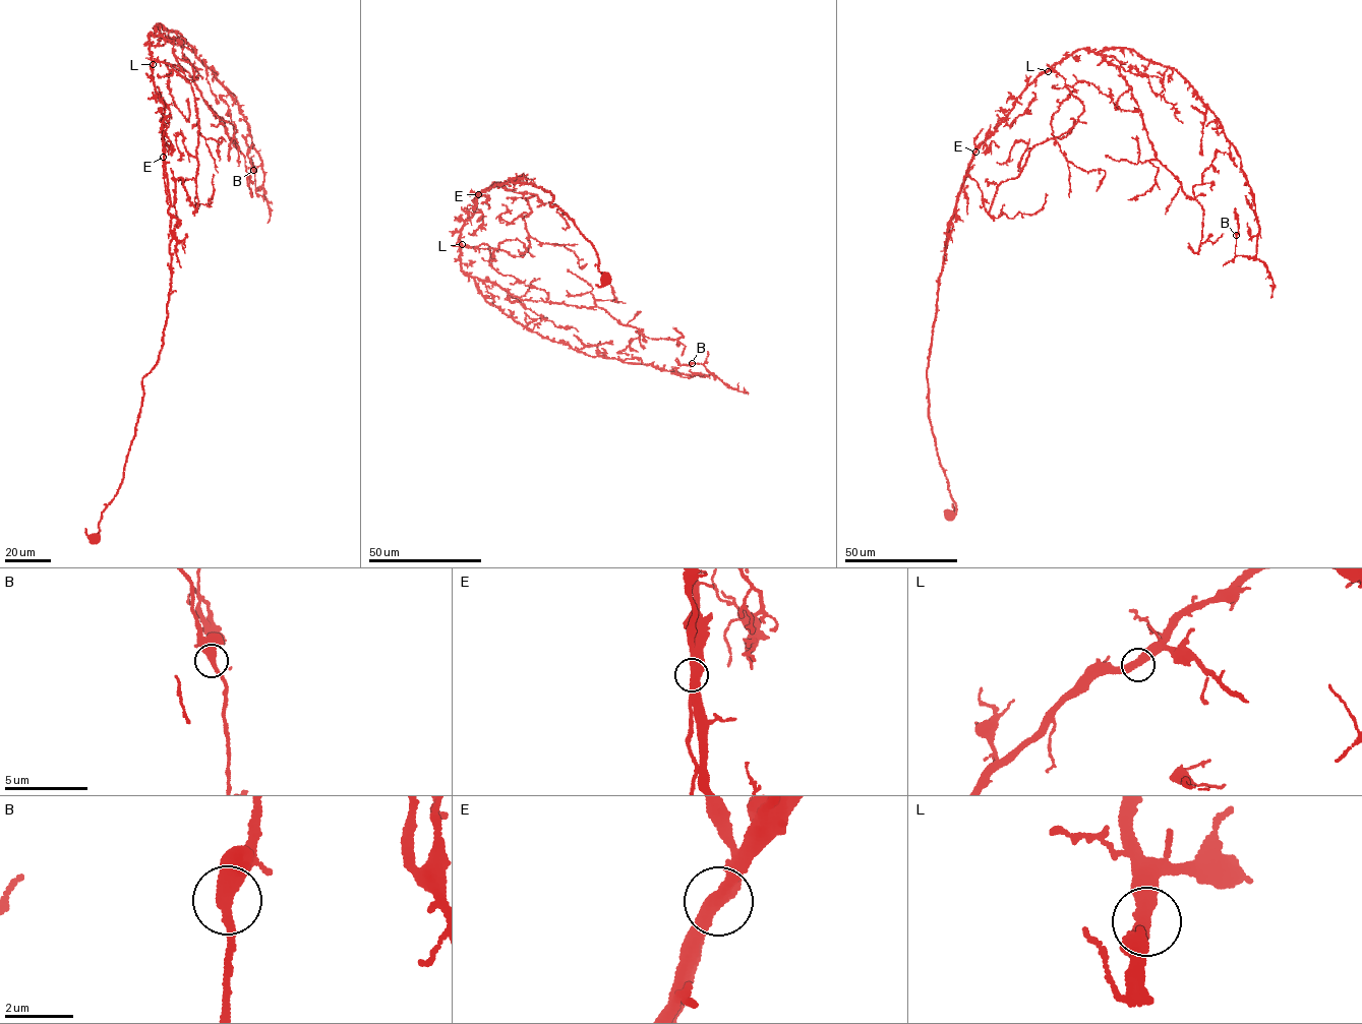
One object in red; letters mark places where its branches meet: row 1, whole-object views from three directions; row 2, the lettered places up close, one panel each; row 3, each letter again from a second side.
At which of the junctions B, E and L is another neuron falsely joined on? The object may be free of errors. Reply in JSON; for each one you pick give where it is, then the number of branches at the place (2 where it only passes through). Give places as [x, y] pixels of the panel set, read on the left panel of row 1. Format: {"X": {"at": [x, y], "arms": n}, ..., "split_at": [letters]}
{"E": {"at": [163, 157], "arms": 2}, "split_at": ["E"]}

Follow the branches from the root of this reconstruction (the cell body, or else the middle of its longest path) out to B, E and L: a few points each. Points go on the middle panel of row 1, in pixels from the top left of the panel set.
B: (606, 279), (549, 192), (511, 180), (477, 193), (460, 258), (488, 302), (591, 356), (716, 376), (692, 363)
E: (606, 279), (598, 270), (591, 243), (573, 220), (549, 205), (549, 192), (511, 180), (478, 194)
L: (606, 279), (573, 220), (549, 205), (549, 192), (530, 183), (509, 181), (479, 192), (462, 244)

